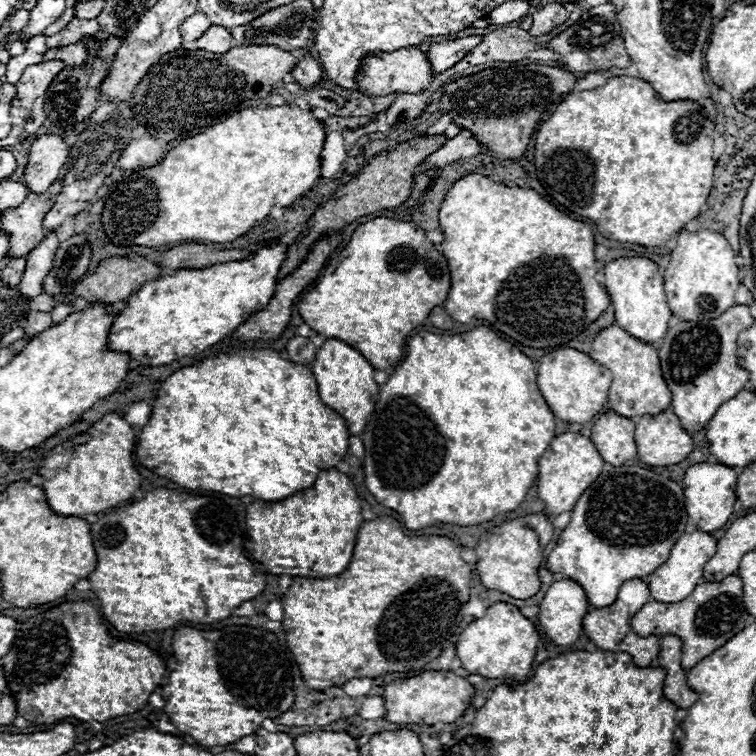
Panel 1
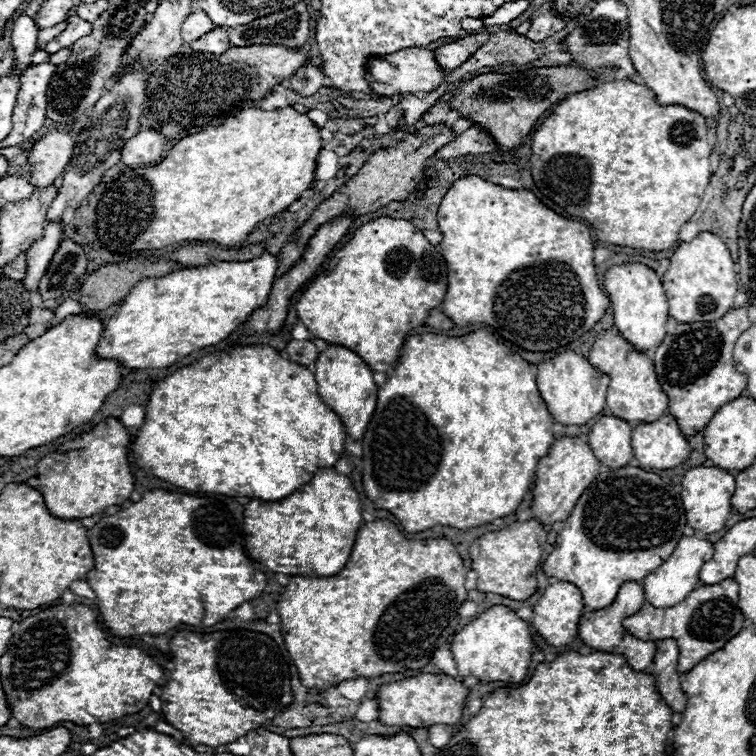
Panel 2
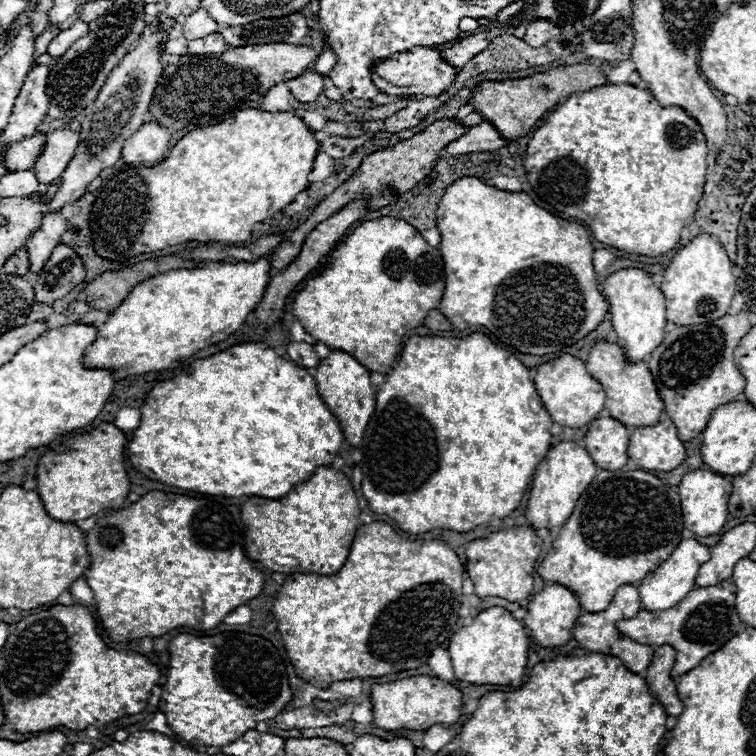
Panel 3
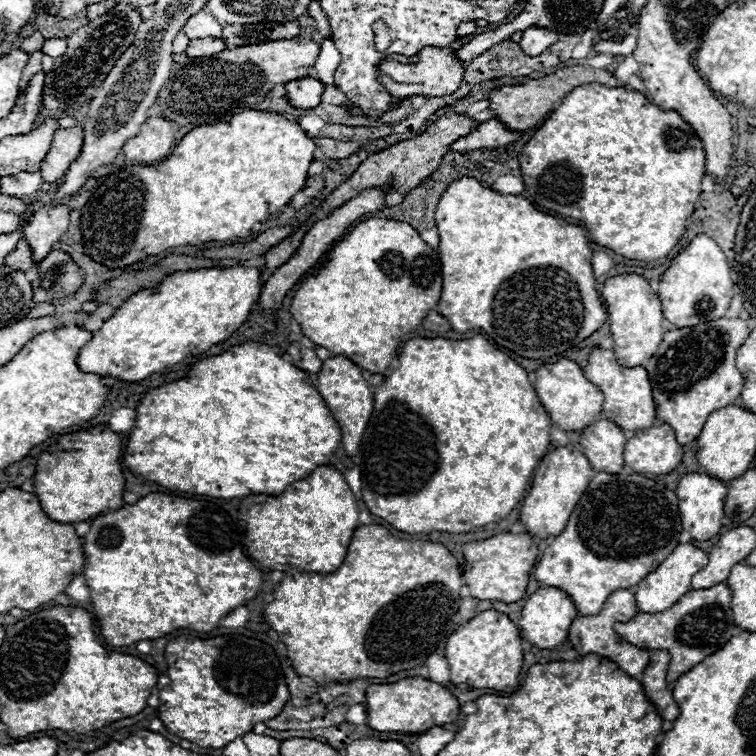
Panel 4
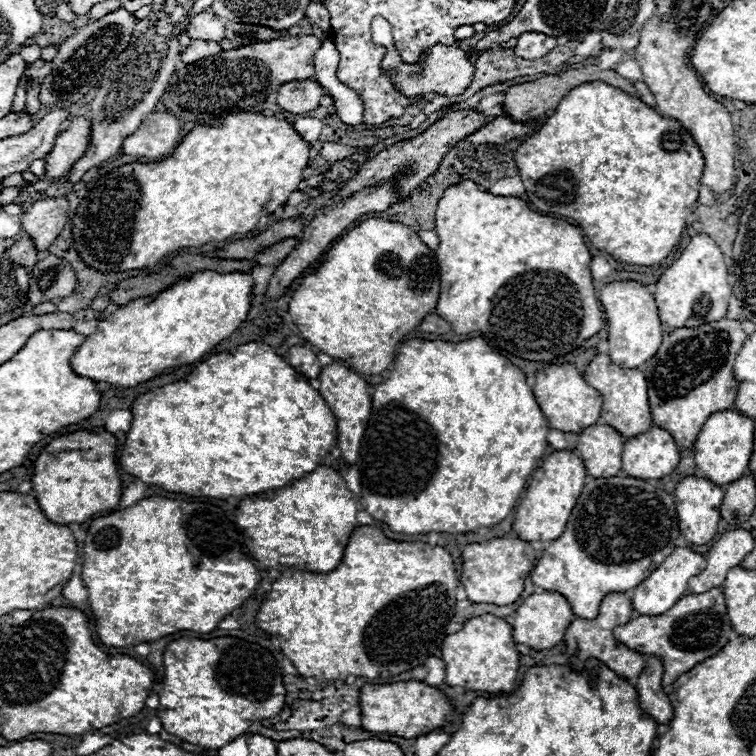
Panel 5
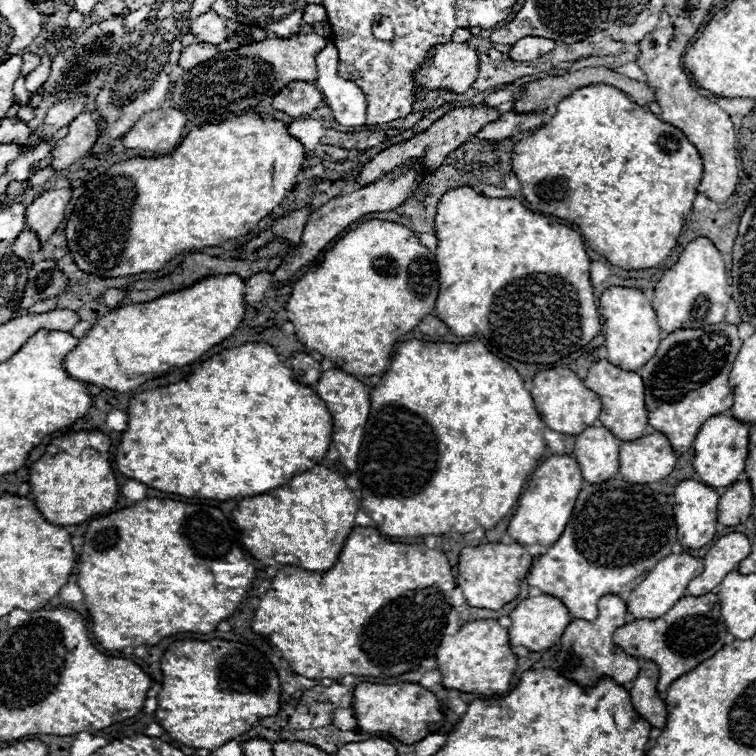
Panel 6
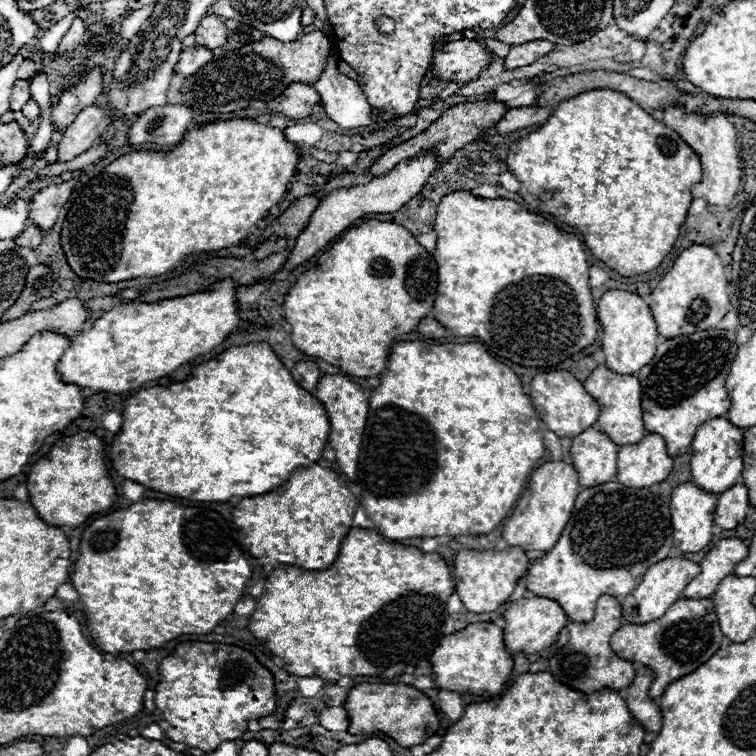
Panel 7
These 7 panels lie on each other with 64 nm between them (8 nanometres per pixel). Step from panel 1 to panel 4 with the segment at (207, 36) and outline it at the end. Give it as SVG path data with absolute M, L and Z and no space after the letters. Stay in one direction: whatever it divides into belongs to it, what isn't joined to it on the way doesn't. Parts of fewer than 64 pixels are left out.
M198 38L198 40L190 40L186 56L188 58L200 58L200 56L214 56L218 52L222 52L226 46L222 44L220 38Z

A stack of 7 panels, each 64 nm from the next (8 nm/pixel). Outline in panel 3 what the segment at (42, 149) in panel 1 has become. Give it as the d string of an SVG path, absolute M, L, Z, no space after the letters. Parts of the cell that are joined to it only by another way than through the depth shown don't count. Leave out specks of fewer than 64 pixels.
M58 128L52 130L48 136L48 142L44 146L44 152L36 160L34 172L42 184L50 184L62 176L68 162L76 154L76 148L80 144L80 134L70 128Z

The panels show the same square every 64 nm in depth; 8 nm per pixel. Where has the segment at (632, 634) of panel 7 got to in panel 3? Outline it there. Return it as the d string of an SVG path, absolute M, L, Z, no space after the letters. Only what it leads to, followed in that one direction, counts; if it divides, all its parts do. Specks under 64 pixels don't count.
M724 580L716 586L694 588L690 596L686 596L682 602L678 602L674 608L668 608L666 612L640 610L634 618L616 622L616 628L638 644L648 644L648 646L670 644L676 650L676 660L672 666L672 676L676 678L692 670L708 654L720 650L732 636L740 634L746 628L738 620L738 614L734 610L734 600L736 600L734 584L730 580Z

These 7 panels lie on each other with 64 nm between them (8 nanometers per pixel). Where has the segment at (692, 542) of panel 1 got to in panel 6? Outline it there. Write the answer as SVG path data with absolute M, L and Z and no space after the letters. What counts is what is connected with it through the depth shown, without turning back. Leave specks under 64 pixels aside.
M682 552L682 554L670 554L670 556L662 558L662 560L646 574L646 578L642 580L642 584L638 584L638 588L634 588L634 590L628 594L628 598L626 598L626 610L628 610L628 614L632 614L634 620L642 620L642 618L654 620L654 618L664 616L680 598L684 598L684 592L686 592L688 582L690 582L692 578L696 578L702 570L704 570L702 560L692 558L692 556L686 554L686 552Z

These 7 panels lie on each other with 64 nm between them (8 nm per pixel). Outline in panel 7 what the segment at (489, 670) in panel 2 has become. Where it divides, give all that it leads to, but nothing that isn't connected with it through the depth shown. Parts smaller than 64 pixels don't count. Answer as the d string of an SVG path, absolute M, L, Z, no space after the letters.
M490 622L468 624L464 630L446 636L430 656L430 664L432 664L434 684L438 690L476 694L476 696L500 694L506 688L504 684L510 680L514 668L512 656L508 654L502 640L502 628Z

